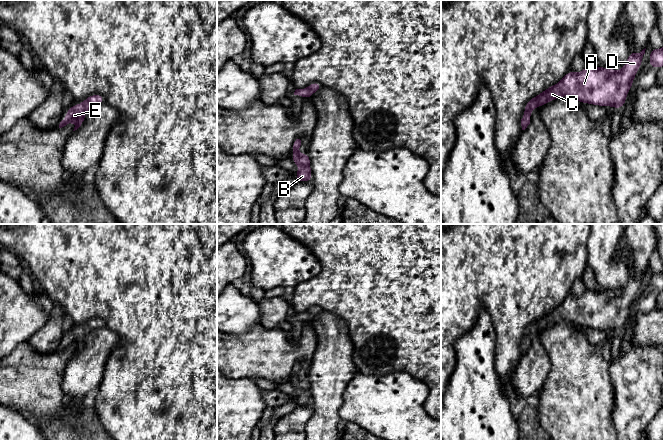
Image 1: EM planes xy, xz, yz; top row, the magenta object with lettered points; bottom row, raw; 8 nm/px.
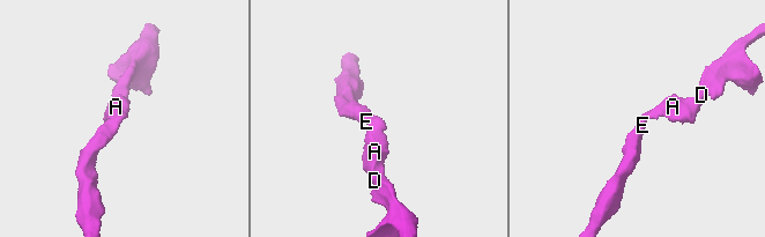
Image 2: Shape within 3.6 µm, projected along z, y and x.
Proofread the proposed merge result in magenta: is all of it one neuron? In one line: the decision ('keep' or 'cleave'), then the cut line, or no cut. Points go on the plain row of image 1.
keep; no cut

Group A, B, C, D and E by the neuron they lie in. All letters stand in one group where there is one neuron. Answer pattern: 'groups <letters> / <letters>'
groups A B C D E

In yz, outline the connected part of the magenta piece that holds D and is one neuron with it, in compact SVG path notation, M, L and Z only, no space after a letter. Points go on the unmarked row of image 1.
M646 272L639 278L631 274L620 295L587 289L579 297L568 295L559 307L548 311L527 325L524 331L525 337L521 343L522 354L525 354L530 348L532 334L561 320L596 330L611 330L616 333L624 331L634 301L641 290L645 274Z

